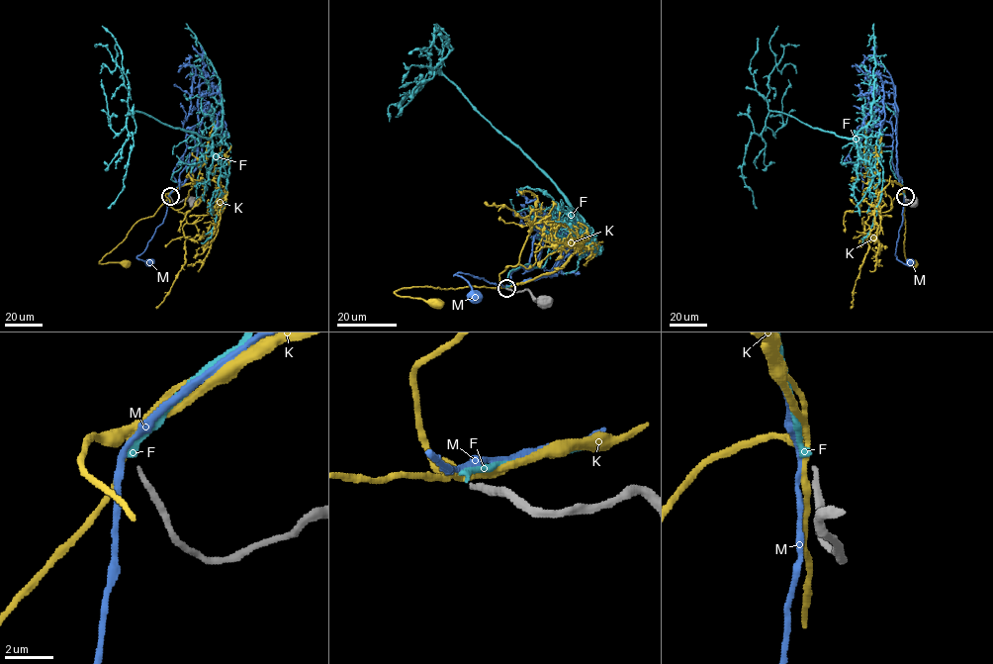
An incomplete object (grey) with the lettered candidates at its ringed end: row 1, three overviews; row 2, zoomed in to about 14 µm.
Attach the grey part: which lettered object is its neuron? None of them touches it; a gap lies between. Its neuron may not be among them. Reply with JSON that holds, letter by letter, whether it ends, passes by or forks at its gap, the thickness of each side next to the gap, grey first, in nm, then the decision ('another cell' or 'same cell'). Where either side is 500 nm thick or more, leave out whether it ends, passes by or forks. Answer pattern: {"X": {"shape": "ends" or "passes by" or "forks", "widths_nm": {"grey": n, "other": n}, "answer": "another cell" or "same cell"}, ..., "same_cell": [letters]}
{"F": {"shape": "ends", "widths_nm": {"grey": 200, "other": 260}, "answer": "same cell"}, "K": {"shape": "passes by", "widths_nm": {"grey": 200, "other": 220}, "answer": "another cell"}, "M": {"shape": "passes by", "widths_nm": {"grey": 200, "other": 240}, "answer": "another cell"}, "same_cell": ["F"]}

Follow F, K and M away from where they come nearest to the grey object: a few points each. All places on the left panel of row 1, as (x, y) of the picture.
F: (169, 195), (173, 173), (192, 152), (210, 155), (212, 141), (129, 111), (134, 145), (124, 189), (108, 208)
K: (168, 195), (153, 215), (139, 220), (127, 237), (99, 261), (124, 263)
M: (168, 195), (163, 222), (136, 257), (149, 262)

